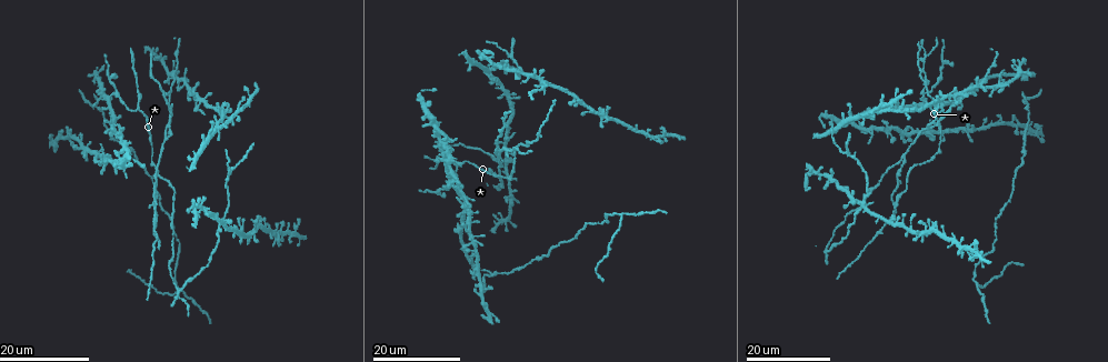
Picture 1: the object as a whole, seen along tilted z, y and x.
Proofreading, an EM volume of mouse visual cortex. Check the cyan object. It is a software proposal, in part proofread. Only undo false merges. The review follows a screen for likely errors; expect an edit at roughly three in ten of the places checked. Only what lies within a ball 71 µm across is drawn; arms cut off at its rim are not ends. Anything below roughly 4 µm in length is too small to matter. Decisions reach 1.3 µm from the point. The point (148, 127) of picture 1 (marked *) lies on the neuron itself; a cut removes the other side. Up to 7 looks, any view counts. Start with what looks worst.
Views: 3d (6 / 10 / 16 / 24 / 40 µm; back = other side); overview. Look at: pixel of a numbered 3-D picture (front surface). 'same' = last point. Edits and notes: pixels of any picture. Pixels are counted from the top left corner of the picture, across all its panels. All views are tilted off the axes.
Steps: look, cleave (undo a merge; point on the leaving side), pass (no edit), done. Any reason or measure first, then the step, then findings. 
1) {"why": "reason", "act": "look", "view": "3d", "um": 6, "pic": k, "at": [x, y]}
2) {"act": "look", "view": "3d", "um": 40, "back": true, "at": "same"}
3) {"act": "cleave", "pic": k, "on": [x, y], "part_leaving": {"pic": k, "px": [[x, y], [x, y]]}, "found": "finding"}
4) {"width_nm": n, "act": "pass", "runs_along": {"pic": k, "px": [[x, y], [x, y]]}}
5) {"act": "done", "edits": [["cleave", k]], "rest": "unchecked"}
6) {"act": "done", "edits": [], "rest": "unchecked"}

{"why": "looks like a crossing", "act": "look", "view": "3d", "um": 16, "pic": 1, "at": [509, 53]}

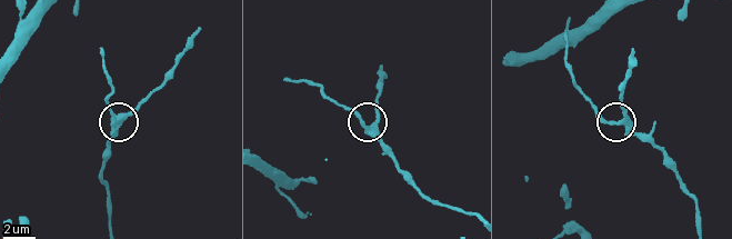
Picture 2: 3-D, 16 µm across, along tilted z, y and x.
{"act": "look", "view": "3d", "um": 10, "pic": 2, "at": [365, 126]}

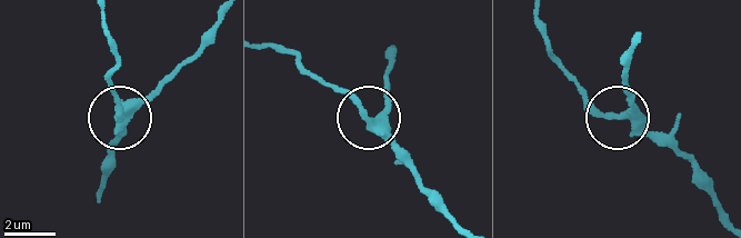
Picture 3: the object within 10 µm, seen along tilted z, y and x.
{"act": "pass", "runs_along": {"pic": 3, "px": [[458, 222], [441, 211], [380, 127], [318, 76]]}, "found": "all the same neuron"}

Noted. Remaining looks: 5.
{"why": "arms part here", "act": "look", "view": "3d", "um": 24, "pic": 1, "at": [901, 160]}

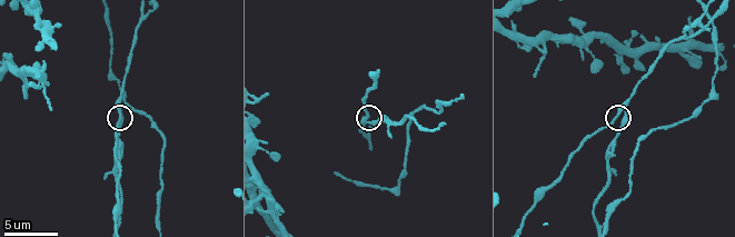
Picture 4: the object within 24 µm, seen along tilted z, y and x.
{"act": "look", "view": "3d", "um": 6, "pic": 4, "at": [122, 113]}

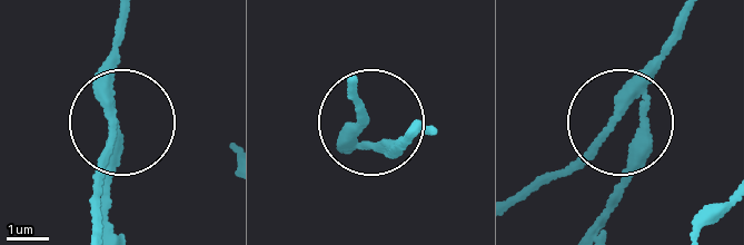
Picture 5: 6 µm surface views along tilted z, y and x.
{"side_arm_um": 34, "arms": 3, "act": "cleave", "pic": 5, "on": [397, 155], "found": "a second neuron is stuck on"}

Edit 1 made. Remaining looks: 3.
{"act": "look", "view": "overview"}

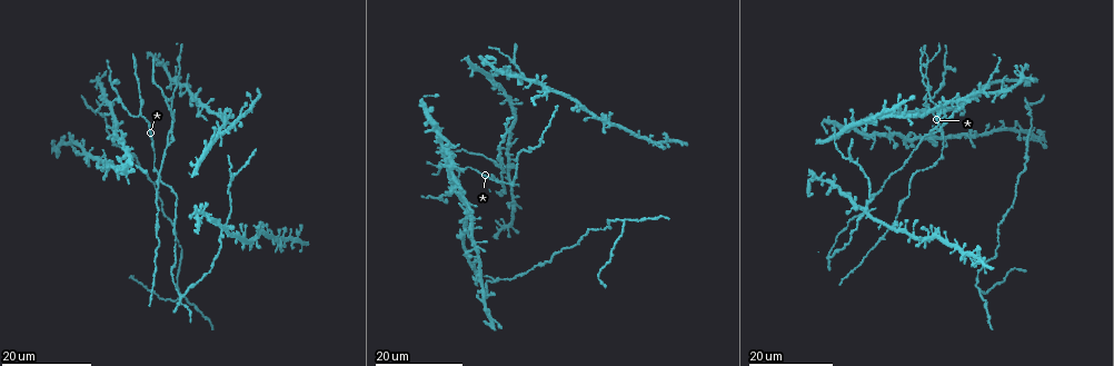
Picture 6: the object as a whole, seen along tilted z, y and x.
{"why": "branch point", "act": "look", "view": "3d", "um": 16, "pic": 6, "at": [141, 116]}

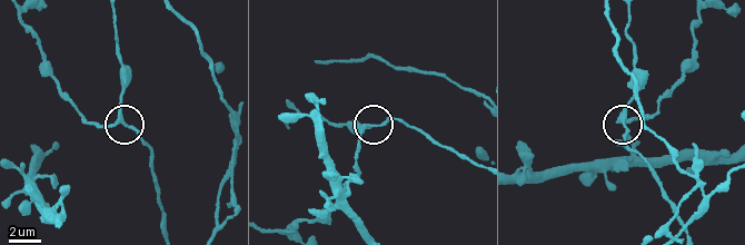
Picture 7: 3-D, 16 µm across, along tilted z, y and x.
{"act": "look", "view": "3d", "um": 6, "pic": 7, "at": [622, 118]}

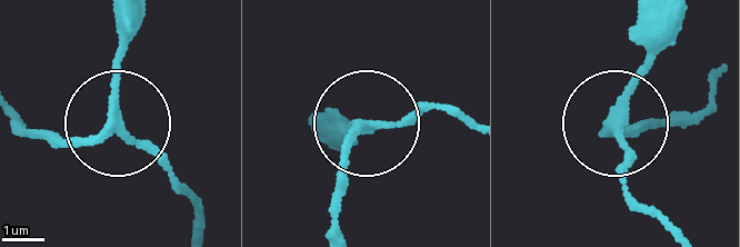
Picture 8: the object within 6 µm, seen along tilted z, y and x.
{"width_nm": 180, "act": "pass", "runs_along": {"pic": 8, "px": [[201, 227], [178, 179], [118, 120], [121, 25]]}, "found": "one neuron here"}

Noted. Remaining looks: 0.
{"act": "done", "edits": [["cleave", 5]], "rest": "unchecked"}

